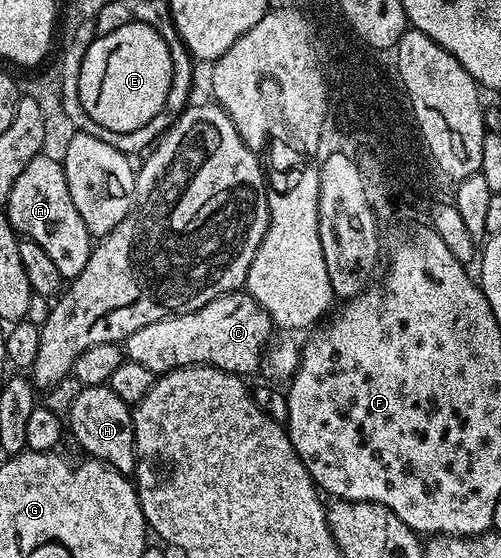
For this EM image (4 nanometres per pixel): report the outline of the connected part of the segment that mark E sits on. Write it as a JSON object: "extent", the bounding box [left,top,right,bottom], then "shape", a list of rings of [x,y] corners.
{"extent":[78,21,172,132],"shape":[[[131,21],[128,25],[118,26],[108,34],[97,35],[85,52],[81,64],[81,73],[78,75],[78,96],[82,102],[82,110],[98,126],[111,132],[129,132],[138,130],[162,110],[168,101],[172,89],[172,64],[170,46],[163,40],[159,27],[152,27],[142,21]]]}

